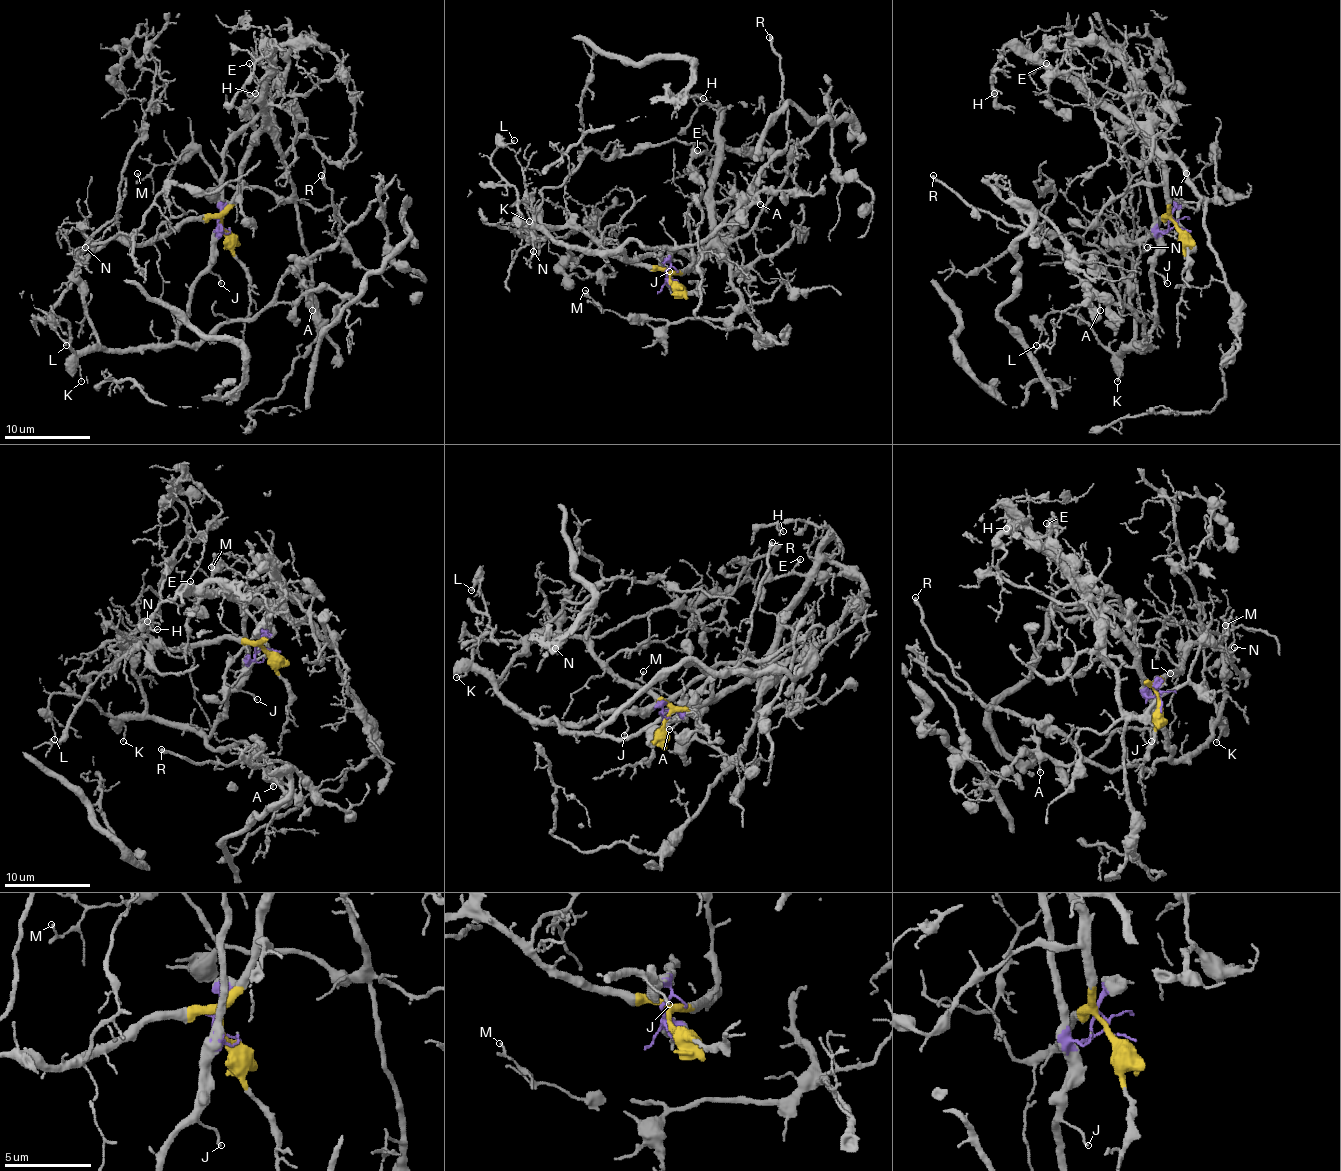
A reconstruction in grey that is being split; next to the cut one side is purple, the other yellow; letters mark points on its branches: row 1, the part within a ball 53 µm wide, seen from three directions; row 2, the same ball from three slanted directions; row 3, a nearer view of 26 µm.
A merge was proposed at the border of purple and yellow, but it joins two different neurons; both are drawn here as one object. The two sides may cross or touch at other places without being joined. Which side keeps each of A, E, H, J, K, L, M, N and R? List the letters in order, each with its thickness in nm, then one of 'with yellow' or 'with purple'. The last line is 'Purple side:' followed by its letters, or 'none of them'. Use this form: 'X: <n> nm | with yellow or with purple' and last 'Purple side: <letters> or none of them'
A: 130 nm | with purple
E: 120 nm | with yellow
H: 130 nm | with yellow
J: 130 nm | with purple
K: 130 nm | with purple
L: 120 nm | with purple
M: 80 nm | with yellow
N: 160 nm | with yellow
R: 280 nm | with purple
Purple side: A, J, K, L, R

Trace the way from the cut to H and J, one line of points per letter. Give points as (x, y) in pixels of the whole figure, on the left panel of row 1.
H: (221, 229), (225, 207), (236, 192), (238, 166), (262, 132), (270, 45), (244, 86), (249, 95), (255, 93)
J: (221, 227), (218, 229), (223, 231), (218, 235), (210, 270), (221, 283)

